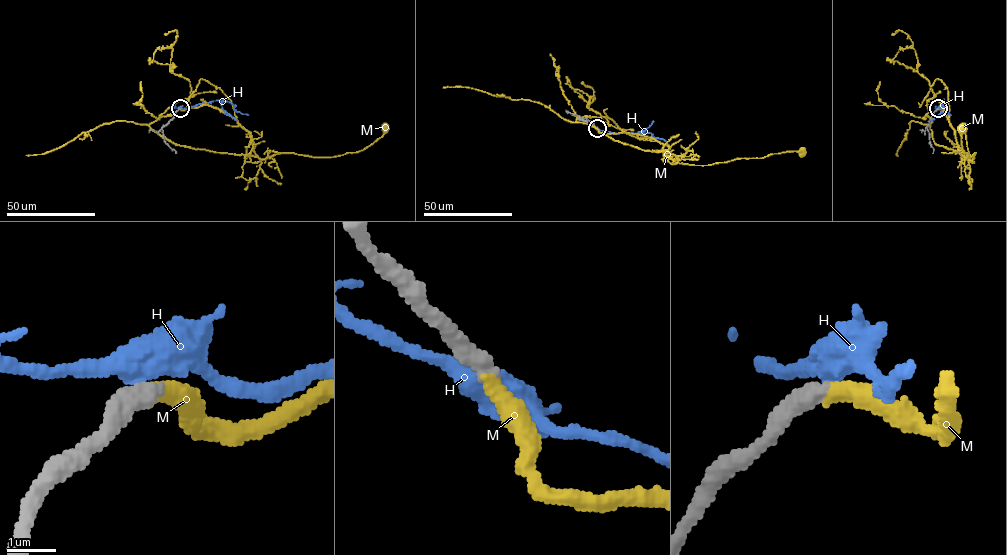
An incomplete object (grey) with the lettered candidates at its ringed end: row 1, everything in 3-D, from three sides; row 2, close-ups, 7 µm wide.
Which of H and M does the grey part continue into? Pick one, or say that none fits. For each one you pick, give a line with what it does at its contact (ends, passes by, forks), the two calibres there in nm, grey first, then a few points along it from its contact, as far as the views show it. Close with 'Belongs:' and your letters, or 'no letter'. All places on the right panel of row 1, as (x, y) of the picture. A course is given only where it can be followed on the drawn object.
M: It ends there. Thickness 400 nm (grey) against 360 nm. Its course: (938, 108), (942, 110), (943, 106), (960, 154), (972, 160), (975, 153), (968, 157), (964, 152), (961, 127)
Belongs: M

